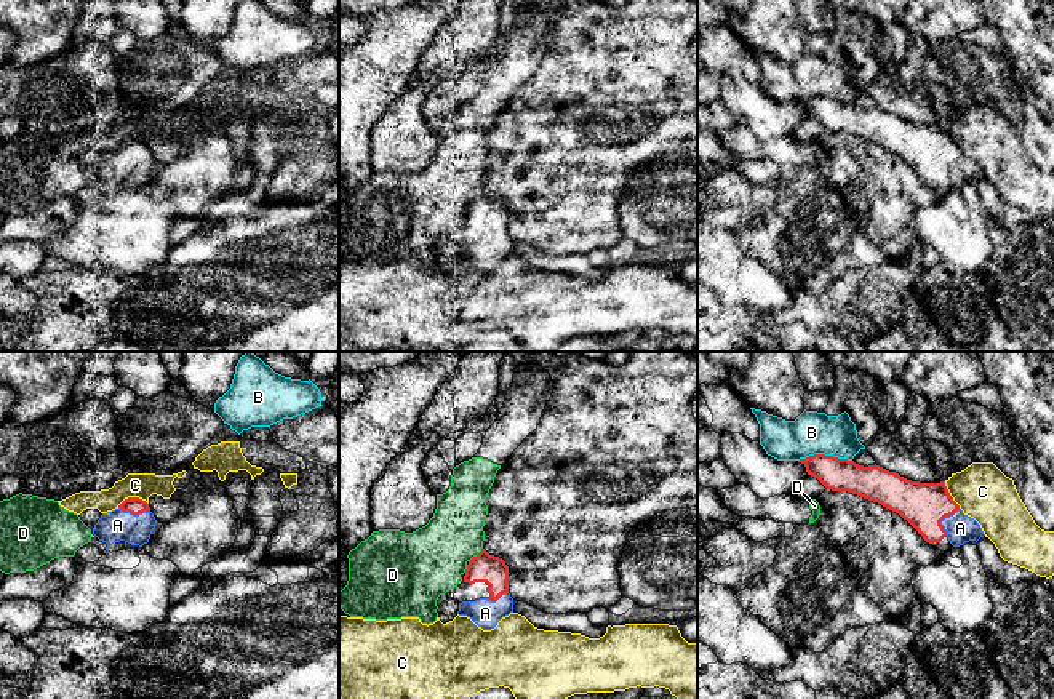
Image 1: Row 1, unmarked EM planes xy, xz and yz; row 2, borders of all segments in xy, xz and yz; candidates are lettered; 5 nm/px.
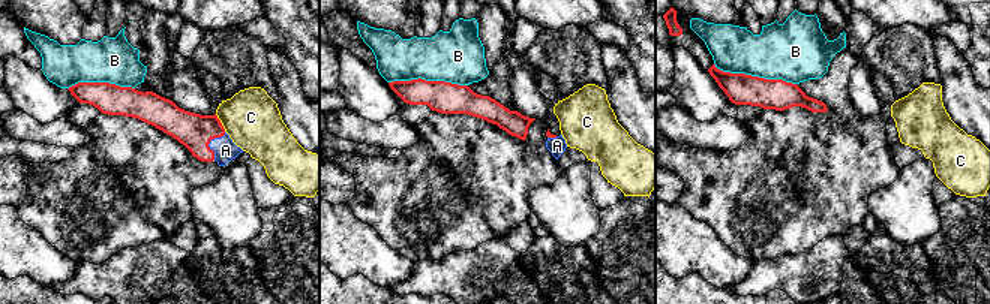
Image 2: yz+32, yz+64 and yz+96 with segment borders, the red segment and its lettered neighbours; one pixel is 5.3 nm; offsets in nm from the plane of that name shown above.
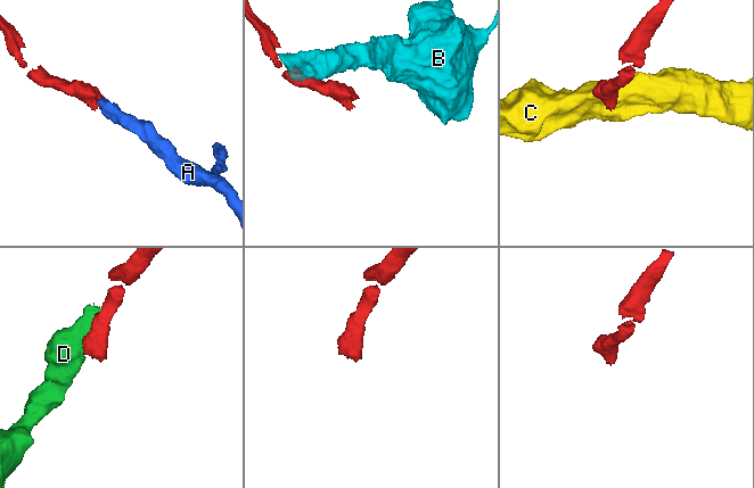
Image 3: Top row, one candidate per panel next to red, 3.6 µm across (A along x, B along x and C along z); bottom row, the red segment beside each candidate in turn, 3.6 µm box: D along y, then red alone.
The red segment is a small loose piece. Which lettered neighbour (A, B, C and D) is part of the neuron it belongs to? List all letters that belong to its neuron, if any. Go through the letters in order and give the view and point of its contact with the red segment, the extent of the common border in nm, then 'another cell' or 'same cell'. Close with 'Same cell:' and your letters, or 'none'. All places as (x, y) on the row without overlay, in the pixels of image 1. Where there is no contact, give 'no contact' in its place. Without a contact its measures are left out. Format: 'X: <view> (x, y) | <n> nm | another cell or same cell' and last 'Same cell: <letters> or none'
A: yz (942, 160) | 160 nm | same cell
B: yz (824, 96) | 280 nm | another cell
C: xy (131, 139) | 160 nm | another cell
D: xz (477, 197) | 100 nm | another cell
Same cell: A

